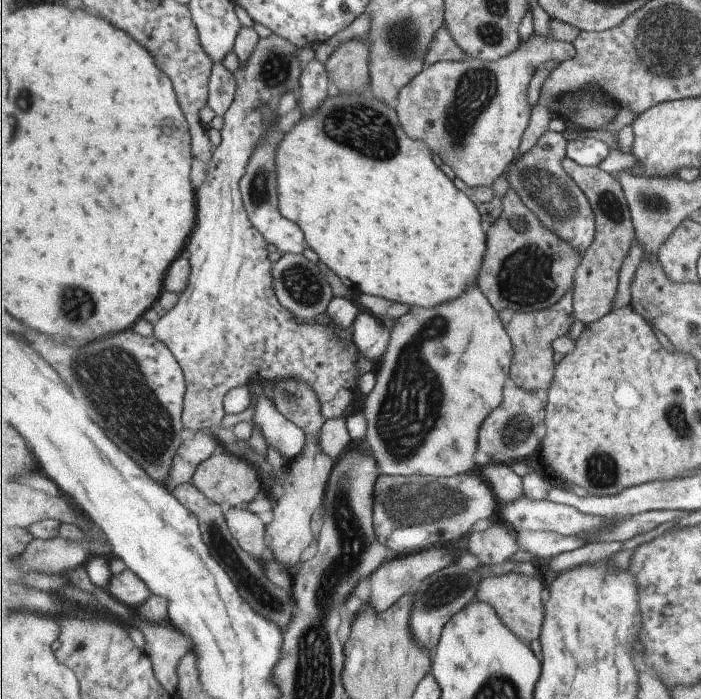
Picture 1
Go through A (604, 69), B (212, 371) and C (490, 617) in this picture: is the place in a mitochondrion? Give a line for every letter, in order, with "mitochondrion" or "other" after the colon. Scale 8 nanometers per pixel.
A: other
B: other
C: other

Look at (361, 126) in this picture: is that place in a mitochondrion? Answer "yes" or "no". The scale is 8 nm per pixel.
yes

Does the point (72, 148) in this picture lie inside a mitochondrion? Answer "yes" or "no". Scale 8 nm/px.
no

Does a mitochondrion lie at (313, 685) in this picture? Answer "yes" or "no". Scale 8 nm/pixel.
yes

